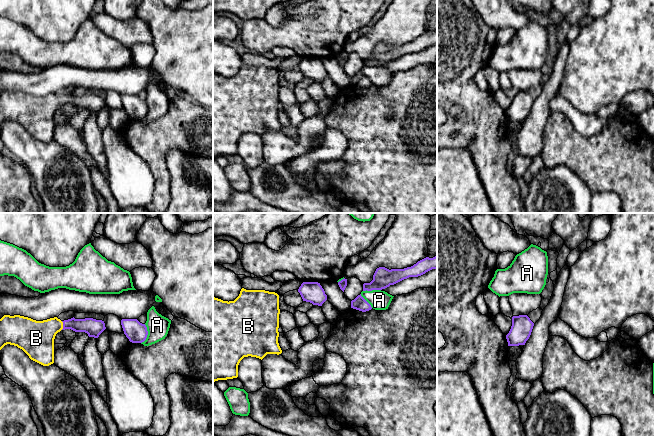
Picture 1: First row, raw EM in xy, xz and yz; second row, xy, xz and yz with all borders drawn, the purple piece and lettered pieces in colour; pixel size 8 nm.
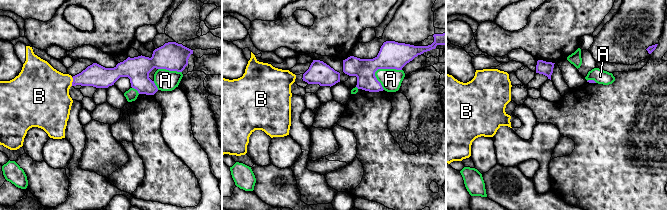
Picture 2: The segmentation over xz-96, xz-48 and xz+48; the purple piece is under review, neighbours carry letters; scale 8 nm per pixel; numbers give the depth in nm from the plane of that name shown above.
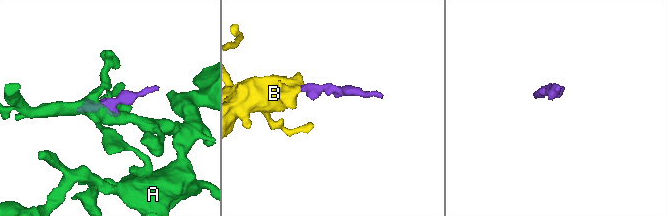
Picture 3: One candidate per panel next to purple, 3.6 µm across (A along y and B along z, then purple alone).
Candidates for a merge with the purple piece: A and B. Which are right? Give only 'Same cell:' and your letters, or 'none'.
Same cell: B

